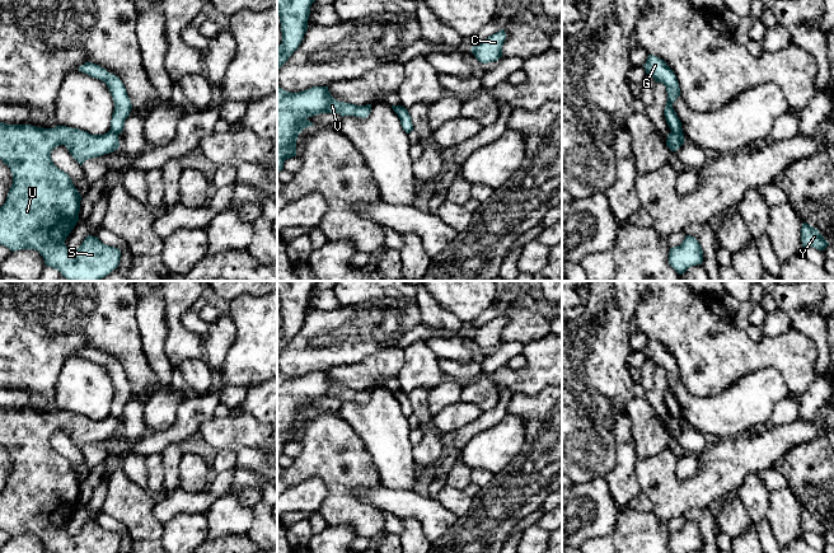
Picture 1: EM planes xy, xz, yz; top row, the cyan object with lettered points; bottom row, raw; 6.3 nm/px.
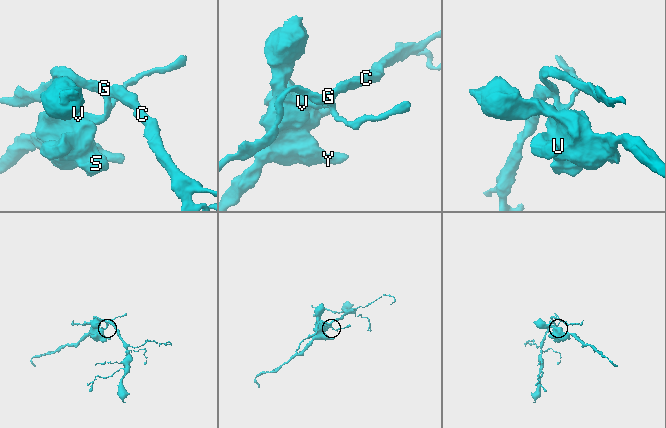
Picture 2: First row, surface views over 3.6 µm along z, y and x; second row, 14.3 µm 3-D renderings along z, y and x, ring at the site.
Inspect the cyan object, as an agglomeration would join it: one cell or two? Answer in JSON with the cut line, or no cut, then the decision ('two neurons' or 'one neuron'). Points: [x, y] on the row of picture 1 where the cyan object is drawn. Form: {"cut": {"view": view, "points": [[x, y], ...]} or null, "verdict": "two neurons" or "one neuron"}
{"cut": {"view": "yz", "points": [[671, 131], [683, 137]]}, "verdict": "two neurons"}

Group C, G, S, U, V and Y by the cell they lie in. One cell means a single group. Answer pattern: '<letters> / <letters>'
C G / S U V Y

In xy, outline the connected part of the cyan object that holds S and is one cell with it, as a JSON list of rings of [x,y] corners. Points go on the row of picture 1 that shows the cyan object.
[[[0,122],[0,159],[13,174],[6,201],[0,207],[0,244],[11,252],[38,250],[44,264],[60,271],[69,281],[99,281],[118,267],[121,250],[92,235],[75,250],[65,245],[66,238],[79,221],[81,196],[69,174],[58,169],[51,159],[52,150],[60,145],[65,145],[83,165],[88,159],[113,153],[120,147],[120,141],[118,135],[111,130],[104,135],[92,135],[60,125],[43,128]]]

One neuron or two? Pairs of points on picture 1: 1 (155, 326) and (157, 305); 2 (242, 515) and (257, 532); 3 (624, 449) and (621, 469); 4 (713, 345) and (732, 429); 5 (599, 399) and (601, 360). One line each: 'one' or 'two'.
1: one
2: two
3: one
4: two
5: one

